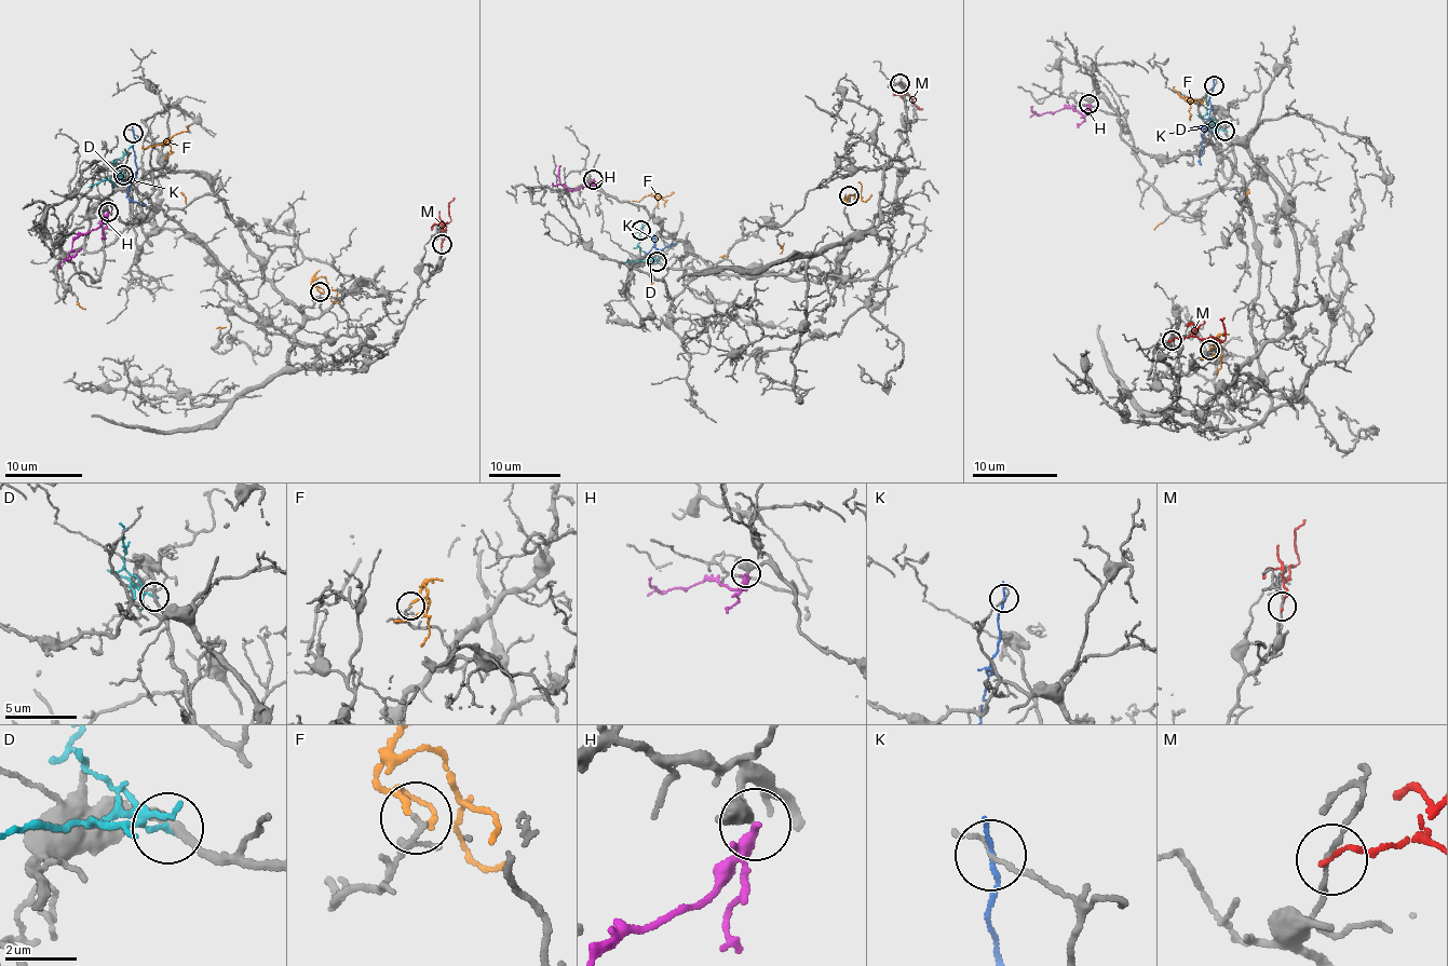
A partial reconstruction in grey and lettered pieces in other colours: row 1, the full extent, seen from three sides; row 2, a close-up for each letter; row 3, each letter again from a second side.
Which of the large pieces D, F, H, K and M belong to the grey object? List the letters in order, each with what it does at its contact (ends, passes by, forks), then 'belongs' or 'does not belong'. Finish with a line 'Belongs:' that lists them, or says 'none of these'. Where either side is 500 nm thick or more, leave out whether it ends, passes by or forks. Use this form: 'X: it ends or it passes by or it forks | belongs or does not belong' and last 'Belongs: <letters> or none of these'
D: it ends | does not belong
F: it passes by | does not belong
H: it ends | belongs
K: it ends | does not belong
M: it ends | does not belong
Belongs: H

